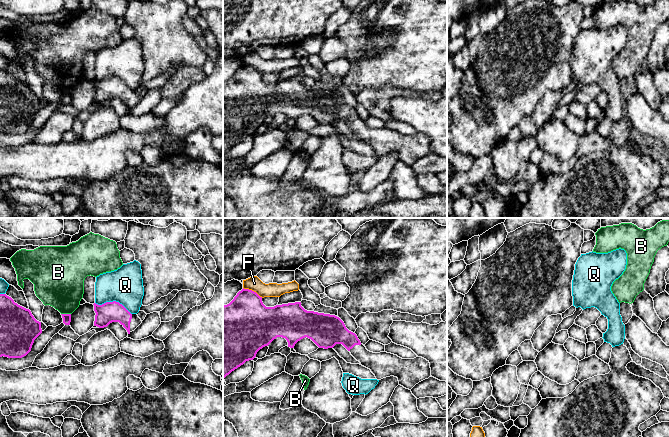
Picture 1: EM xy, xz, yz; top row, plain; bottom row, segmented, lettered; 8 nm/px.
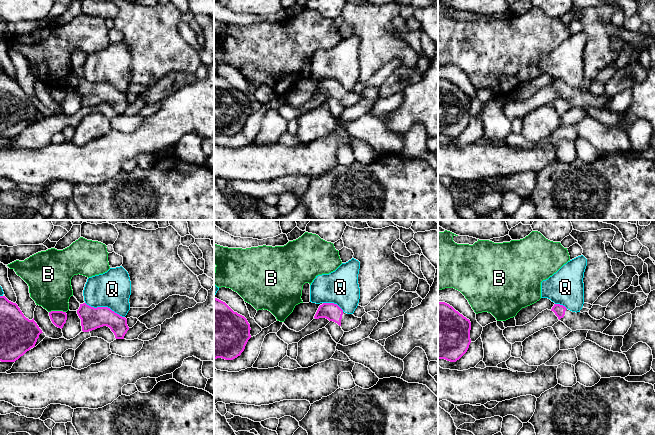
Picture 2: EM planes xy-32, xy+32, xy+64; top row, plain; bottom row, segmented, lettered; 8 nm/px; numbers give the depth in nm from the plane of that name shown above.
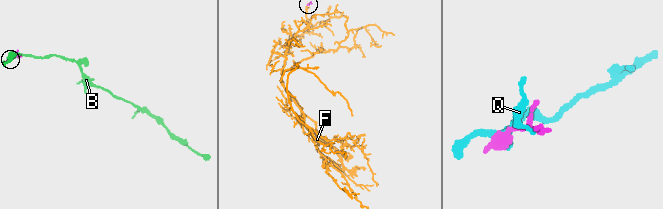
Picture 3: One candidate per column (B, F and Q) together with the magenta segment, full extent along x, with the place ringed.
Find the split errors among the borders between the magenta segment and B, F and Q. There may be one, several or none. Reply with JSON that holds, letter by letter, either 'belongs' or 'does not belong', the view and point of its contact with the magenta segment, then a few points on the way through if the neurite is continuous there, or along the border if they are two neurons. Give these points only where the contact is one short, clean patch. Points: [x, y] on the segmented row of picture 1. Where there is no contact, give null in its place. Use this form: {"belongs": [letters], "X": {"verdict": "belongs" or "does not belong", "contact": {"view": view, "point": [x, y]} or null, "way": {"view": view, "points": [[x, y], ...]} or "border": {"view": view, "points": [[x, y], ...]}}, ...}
{"belongs": [], "B": {"verdict": "does not belong", "contact": {"view": "xy", "point": [66, 314]}, "border": {"view": "xy", "points": [[61, 313], [70, 314]]}}, "F": {"verdict": "does not belong", "contact": {"view": "xz", "point": [253, 291]}, "border": {"view": "xz", "points": [[243, 287], [255, 291], [262, 297]]}}, "Q": {"verdict": "does not belong", "contact": {"view": "xy", "point": [113, 301]}}}

